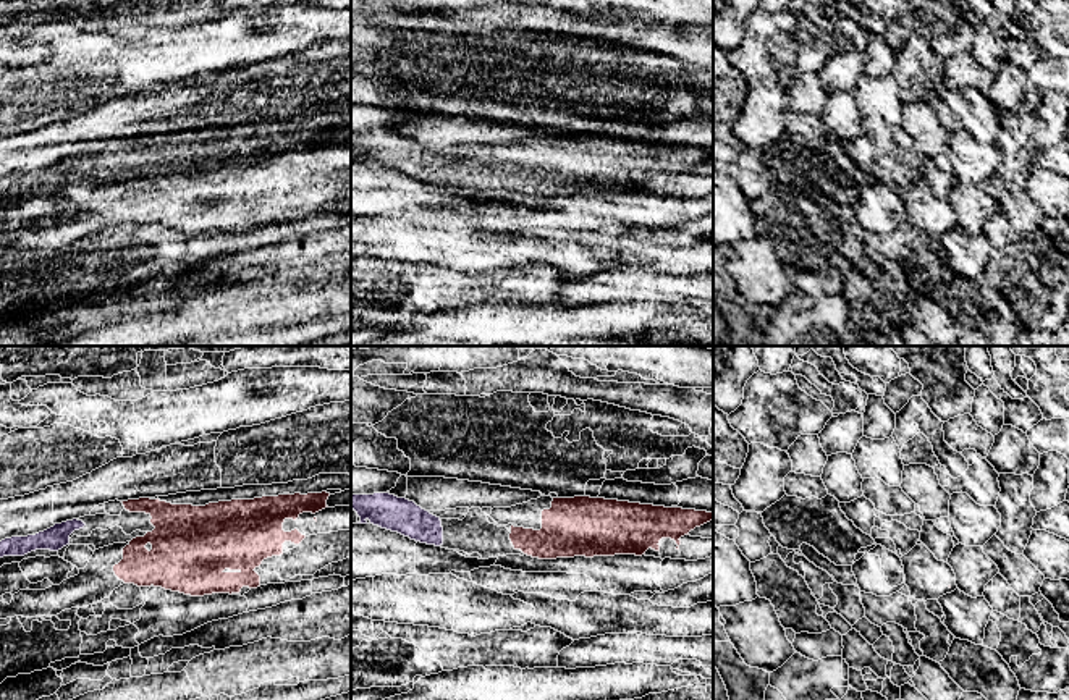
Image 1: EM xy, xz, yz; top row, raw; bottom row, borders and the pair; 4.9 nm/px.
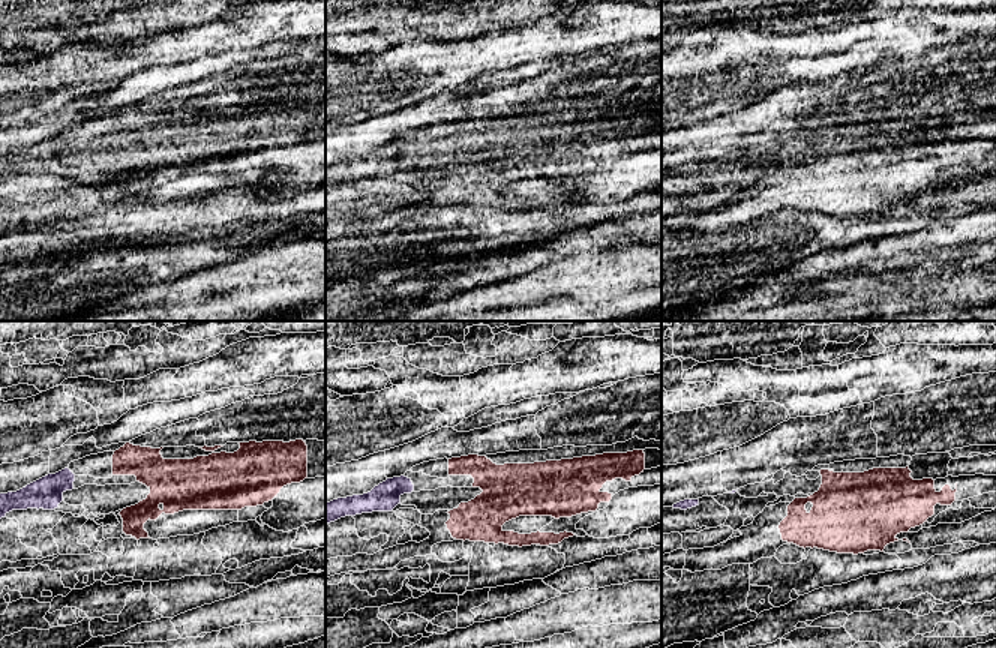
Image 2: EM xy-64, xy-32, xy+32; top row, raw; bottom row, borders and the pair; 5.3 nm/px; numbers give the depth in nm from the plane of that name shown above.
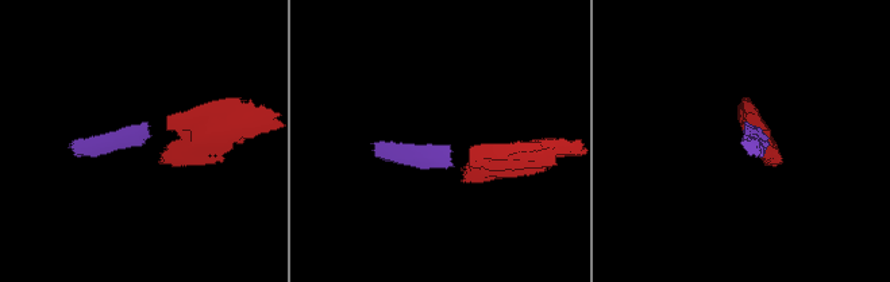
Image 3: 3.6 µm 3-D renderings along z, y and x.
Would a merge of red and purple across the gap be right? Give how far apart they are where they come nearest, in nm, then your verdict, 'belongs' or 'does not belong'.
220 nm | belongs

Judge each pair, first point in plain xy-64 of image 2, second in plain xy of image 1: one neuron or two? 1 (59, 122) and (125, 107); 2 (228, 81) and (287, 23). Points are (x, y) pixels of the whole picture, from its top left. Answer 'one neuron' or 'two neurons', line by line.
1: one neuron
2: two neurons

